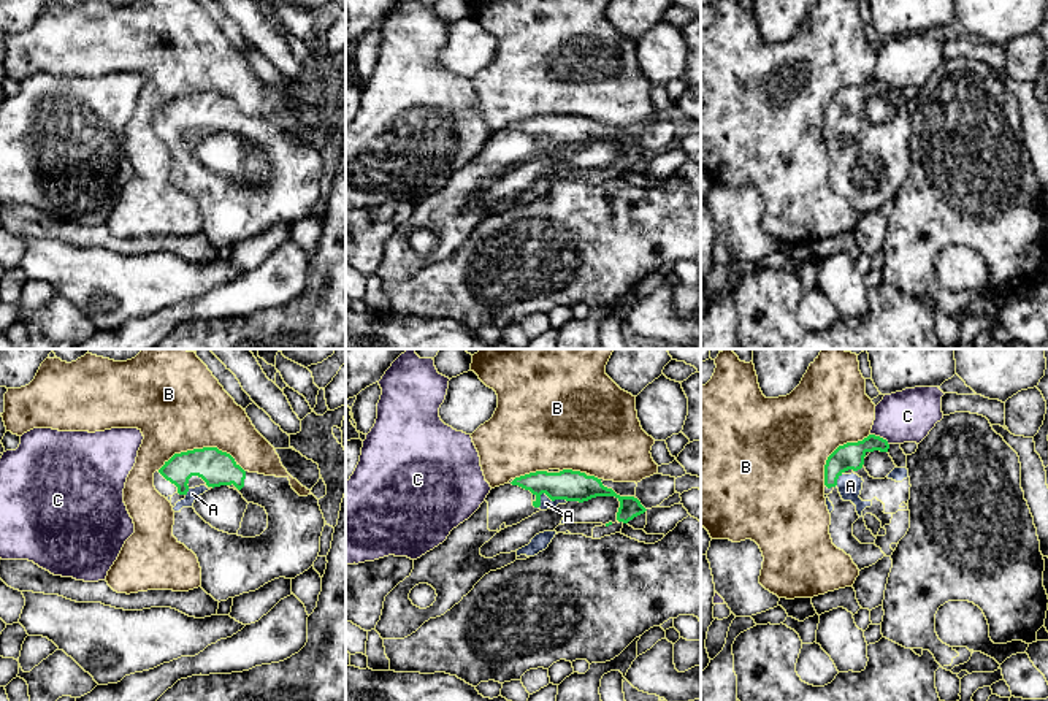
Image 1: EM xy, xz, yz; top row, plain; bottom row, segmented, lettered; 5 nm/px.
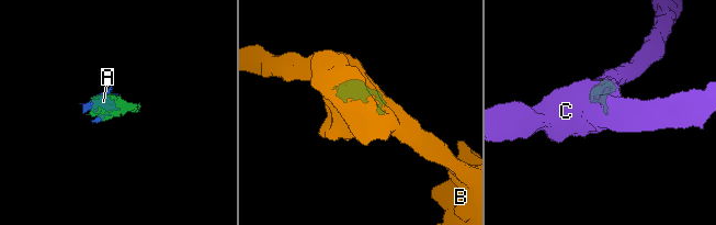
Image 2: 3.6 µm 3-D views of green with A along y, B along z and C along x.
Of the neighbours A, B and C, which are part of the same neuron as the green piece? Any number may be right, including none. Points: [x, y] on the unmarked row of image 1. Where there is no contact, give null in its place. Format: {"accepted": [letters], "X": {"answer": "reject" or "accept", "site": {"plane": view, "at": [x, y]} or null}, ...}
{"accepted": ["A"], "A": {"answer": "accept", "site": {"plane": "xz", "at": [547, 140]}}, "B": {"answer": "reject", "site": {"plane": "xy", "at": [202, 94]}}, "C": {"answer": "reject", "site": {"plane": "yz", "at": [880, 83]}}}

